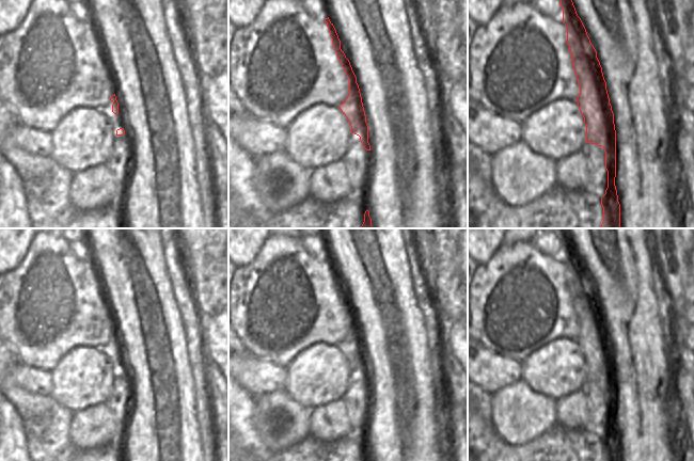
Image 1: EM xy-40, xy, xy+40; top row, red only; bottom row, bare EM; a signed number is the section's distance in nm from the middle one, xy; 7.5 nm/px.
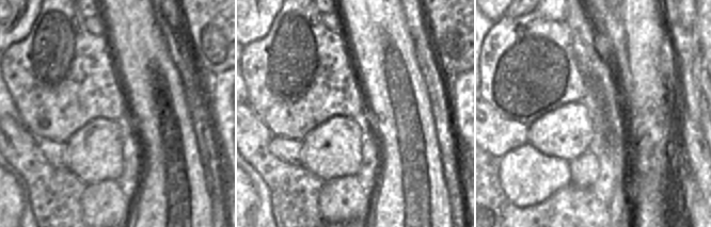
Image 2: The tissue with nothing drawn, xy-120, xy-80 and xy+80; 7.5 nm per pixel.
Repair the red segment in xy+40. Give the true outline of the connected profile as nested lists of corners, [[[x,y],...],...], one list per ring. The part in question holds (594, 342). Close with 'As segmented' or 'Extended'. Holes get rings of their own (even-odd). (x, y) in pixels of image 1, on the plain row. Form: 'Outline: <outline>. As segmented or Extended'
Outline: [[[556,228],[563,248],[563,260],[567,267],[567,284],[573,301],[573,309],[580,324],[578,346],[586,365],[586,382],[602,385],[605,391],[608,427],[601,436],[603,461],[620,461],[620,443],[615,425],[616,369],[606,321],[597,290],[586,268],[578,255],[567,228]]]. As segmented.

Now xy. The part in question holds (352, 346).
Outline: [[[329,256],[325,258],[325,261],[327,263],[327,266],[330,270],[332,284],[334,286],[336,295],[349,318],[349,333],[338,346],[343,353],[347,356],[351,365],[351,372],[359,375],[364,387],[366,390],[370,390],[370,384],[368,382],[368,364],[366,362],[366,354],[362,341],[360,328],[357,322],[357,316],[352,309],[349,299],[346,297],[344,290],[341,288],[341,280]]]. As segmented.

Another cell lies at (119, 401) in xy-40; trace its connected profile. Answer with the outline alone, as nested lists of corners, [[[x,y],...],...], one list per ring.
[[[126,373],[116,375],[112,384],[112,393],[107,401],[107,406],[112,412],[114,419],[125,422],[129,410],[129,397],[131,395],[131,384]]]

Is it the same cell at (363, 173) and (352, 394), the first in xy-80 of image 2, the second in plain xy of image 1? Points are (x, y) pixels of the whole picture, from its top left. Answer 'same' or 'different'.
same

